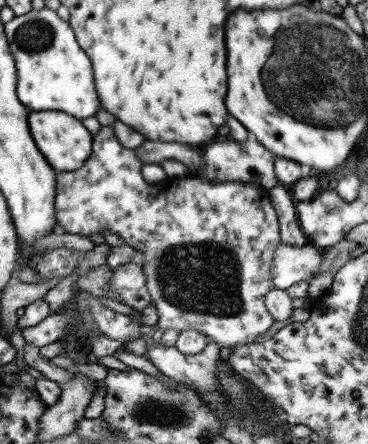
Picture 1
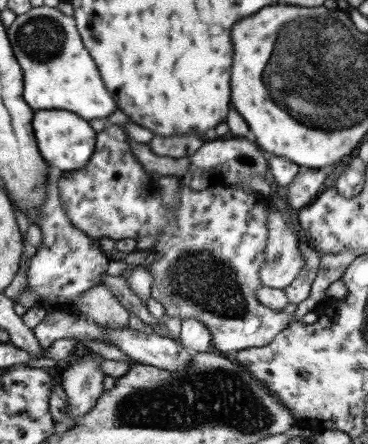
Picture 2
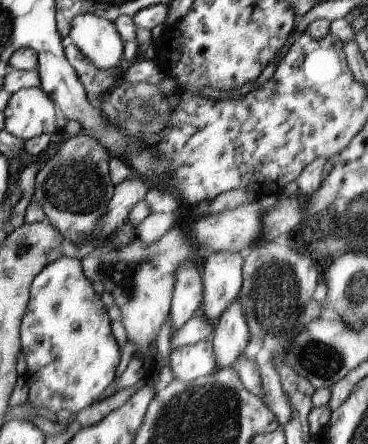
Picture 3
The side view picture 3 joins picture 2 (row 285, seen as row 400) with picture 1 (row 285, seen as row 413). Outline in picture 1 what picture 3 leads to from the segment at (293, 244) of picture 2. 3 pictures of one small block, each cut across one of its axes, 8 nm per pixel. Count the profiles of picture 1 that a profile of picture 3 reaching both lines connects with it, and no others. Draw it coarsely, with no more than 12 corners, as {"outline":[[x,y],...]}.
{"outline":[[279,242],[271,260],[273,290],[313,276],[321,250]]}

